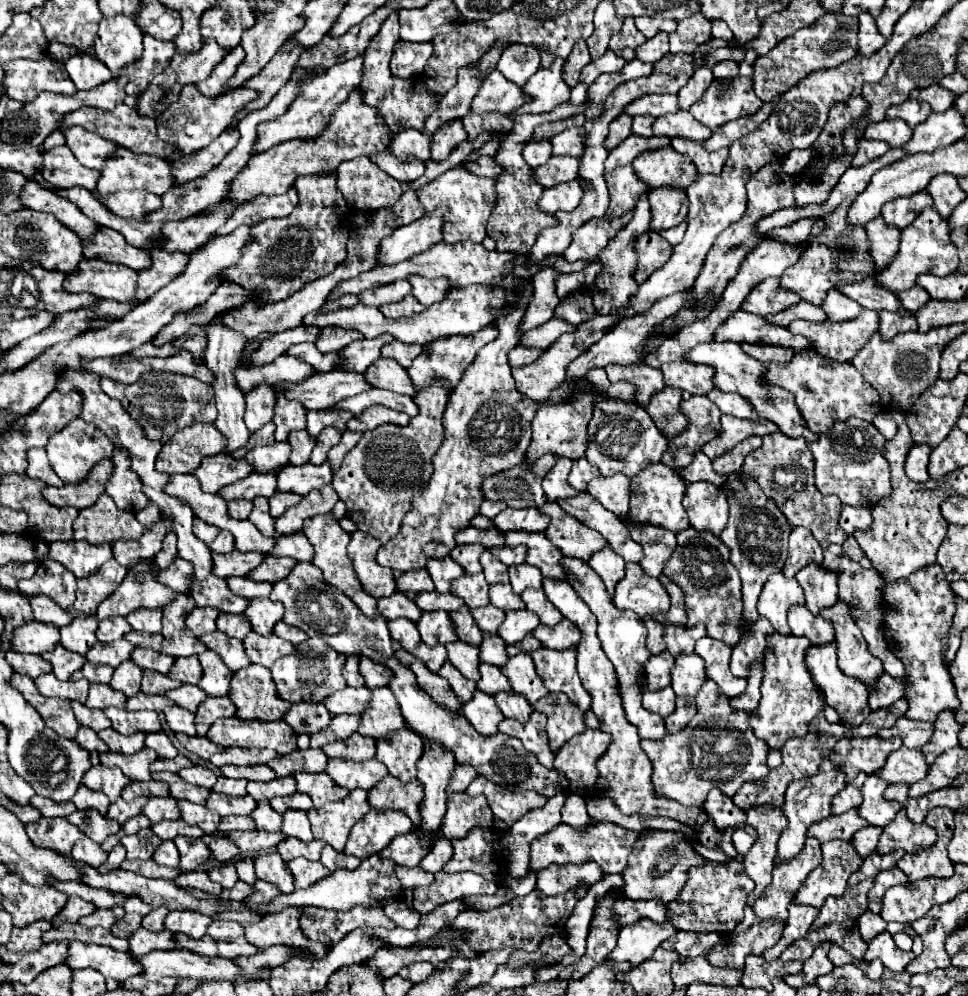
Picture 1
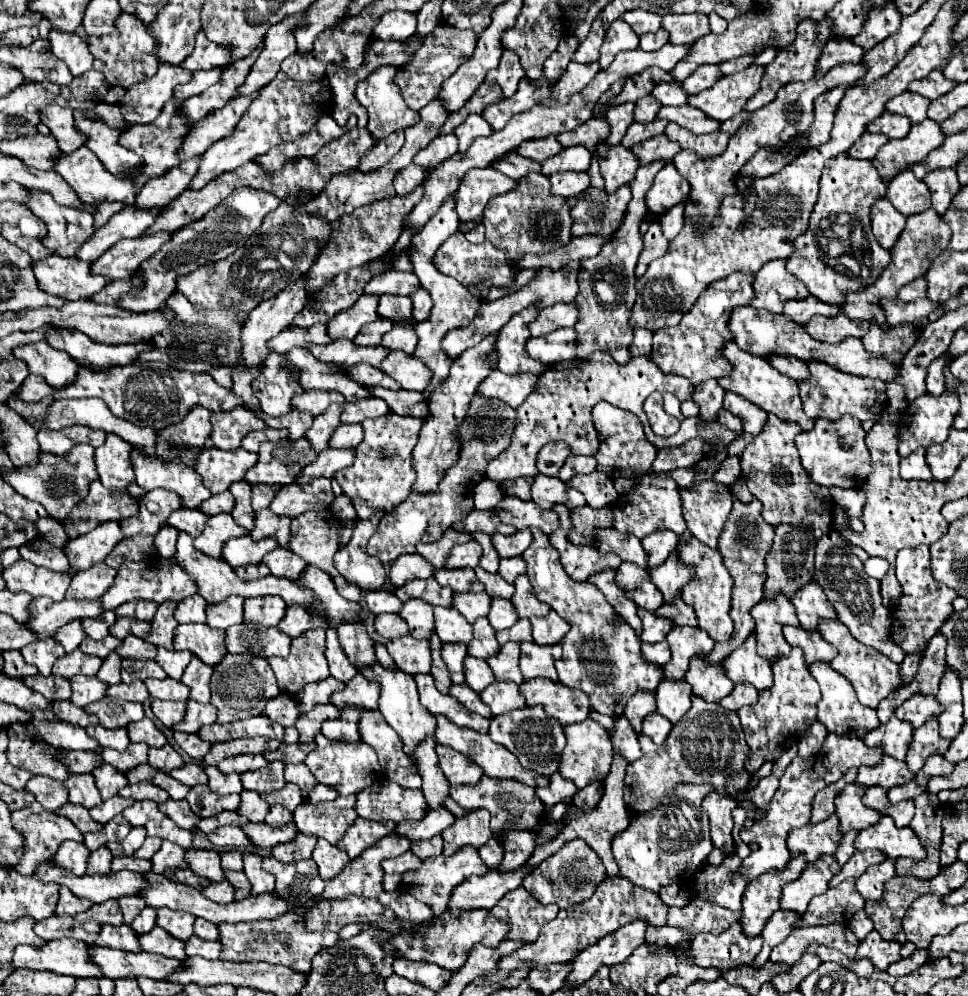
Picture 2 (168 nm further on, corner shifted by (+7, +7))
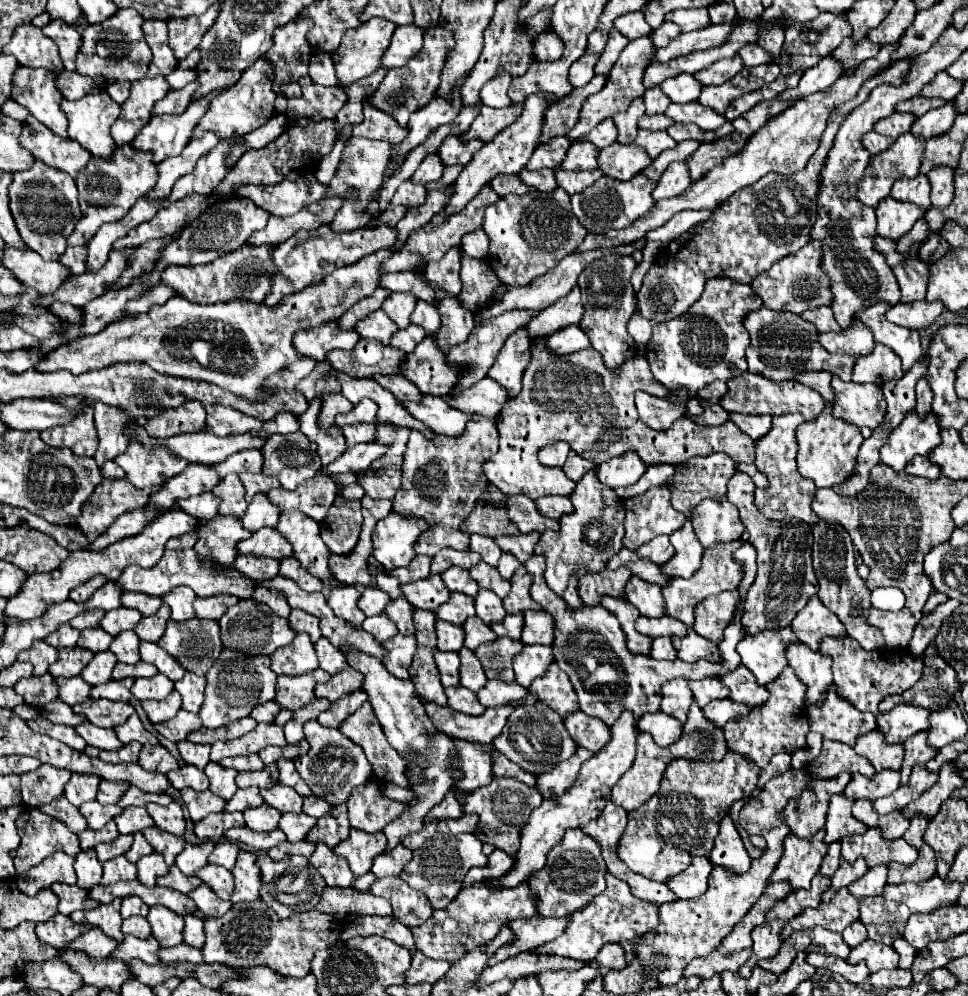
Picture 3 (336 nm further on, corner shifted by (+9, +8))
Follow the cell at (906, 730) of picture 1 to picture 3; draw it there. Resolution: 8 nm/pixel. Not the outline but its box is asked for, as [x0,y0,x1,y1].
[855,730,903,772]

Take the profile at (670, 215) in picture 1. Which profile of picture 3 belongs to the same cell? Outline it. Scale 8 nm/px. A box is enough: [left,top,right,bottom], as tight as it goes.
[653,162,691,200]

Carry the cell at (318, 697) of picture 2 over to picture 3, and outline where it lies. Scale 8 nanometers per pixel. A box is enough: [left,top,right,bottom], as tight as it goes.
[275,668,331,710]

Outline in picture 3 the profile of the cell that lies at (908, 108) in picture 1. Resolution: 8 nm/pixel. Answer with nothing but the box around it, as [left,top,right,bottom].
[895,98,947,116]

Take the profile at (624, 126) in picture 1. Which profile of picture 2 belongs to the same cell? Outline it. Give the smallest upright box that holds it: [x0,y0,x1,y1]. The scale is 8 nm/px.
[605,103,633,145]

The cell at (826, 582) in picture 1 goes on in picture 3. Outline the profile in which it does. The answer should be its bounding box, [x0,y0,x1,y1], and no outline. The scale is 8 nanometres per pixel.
[791,596,847,652]

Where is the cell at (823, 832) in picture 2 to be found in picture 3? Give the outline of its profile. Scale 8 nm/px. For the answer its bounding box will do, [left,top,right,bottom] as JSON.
[769,832,827,890]

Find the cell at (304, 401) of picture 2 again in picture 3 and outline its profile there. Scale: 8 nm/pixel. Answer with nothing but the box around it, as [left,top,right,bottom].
[297,360,339,400]

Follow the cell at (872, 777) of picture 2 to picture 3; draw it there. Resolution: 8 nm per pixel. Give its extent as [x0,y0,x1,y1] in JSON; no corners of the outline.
[843,772,899,800]

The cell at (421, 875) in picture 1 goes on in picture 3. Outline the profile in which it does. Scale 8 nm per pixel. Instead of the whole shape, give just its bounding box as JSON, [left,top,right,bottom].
[371,844,411,878]

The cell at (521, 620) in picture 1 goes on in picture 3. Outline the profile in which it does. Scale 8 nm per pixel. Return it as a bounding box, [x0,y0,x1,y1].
[475,588,507,624]

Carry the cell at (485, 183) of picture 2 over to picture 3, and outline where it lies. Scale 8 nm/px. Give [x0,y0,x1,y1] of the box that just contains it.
[491,176,533,196]

